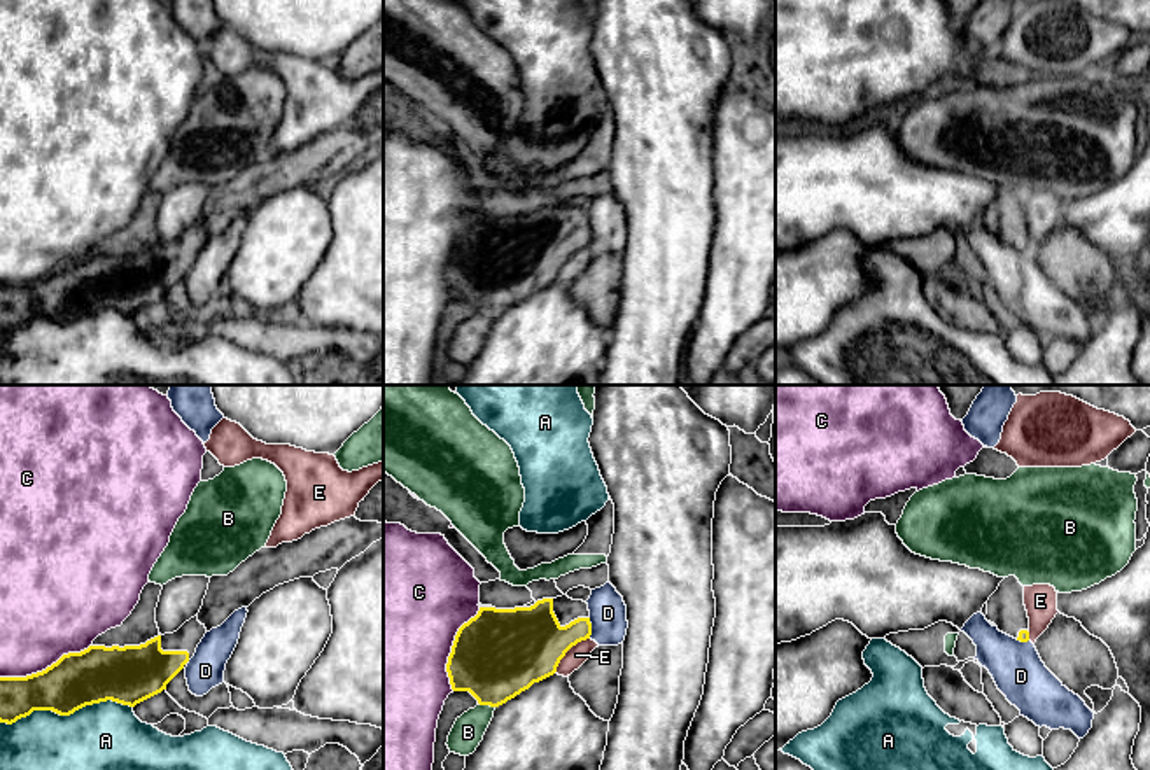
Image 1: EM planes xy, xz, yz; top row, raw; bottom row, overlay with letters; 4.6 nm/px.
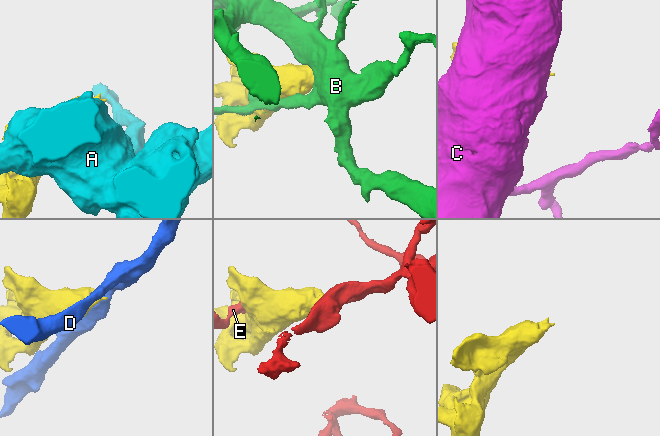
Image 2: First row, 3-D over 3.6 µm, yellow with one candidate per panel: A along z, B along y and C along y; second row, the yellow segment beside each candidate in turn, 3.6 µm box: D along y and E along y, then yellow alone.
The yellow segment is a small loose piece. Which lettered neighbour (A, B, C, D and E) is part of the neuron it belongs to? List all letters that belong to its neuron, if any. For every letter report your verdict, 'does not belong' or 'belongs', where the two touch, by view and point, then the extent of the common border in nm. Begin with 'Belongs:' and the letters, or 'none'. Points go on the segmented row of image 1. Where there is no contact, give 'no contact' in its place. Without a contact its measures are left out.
Belongs: none
A: does not belong; meets yellow in xy at (65, 714); contact 600 nm long
B: does not belong; meets yellow in xz at (487, 704); contact 70 nm long
C: does not belong; meets yellow in xy at (46, 669); contact 440 nm long
D: does not belong; meets yellow in xz at (590, 629); contact 100 nm long
E: does not belong; meets yellow in xz at (567, 650); contact 240 nm long

